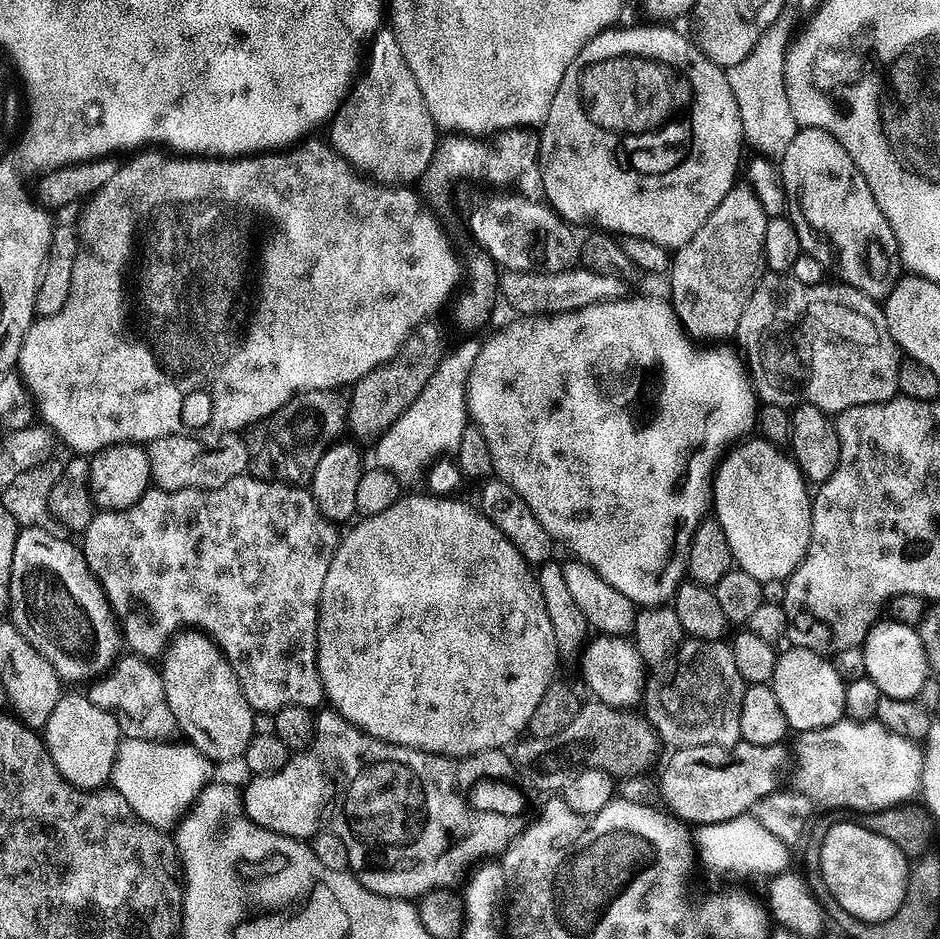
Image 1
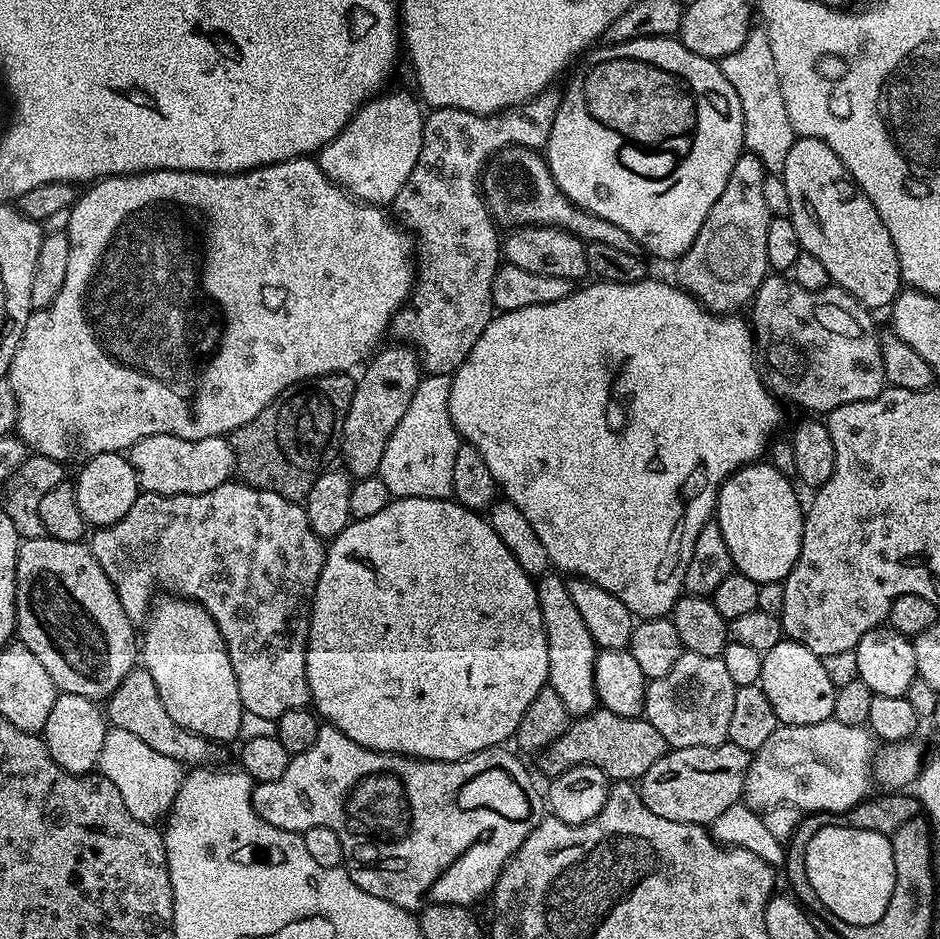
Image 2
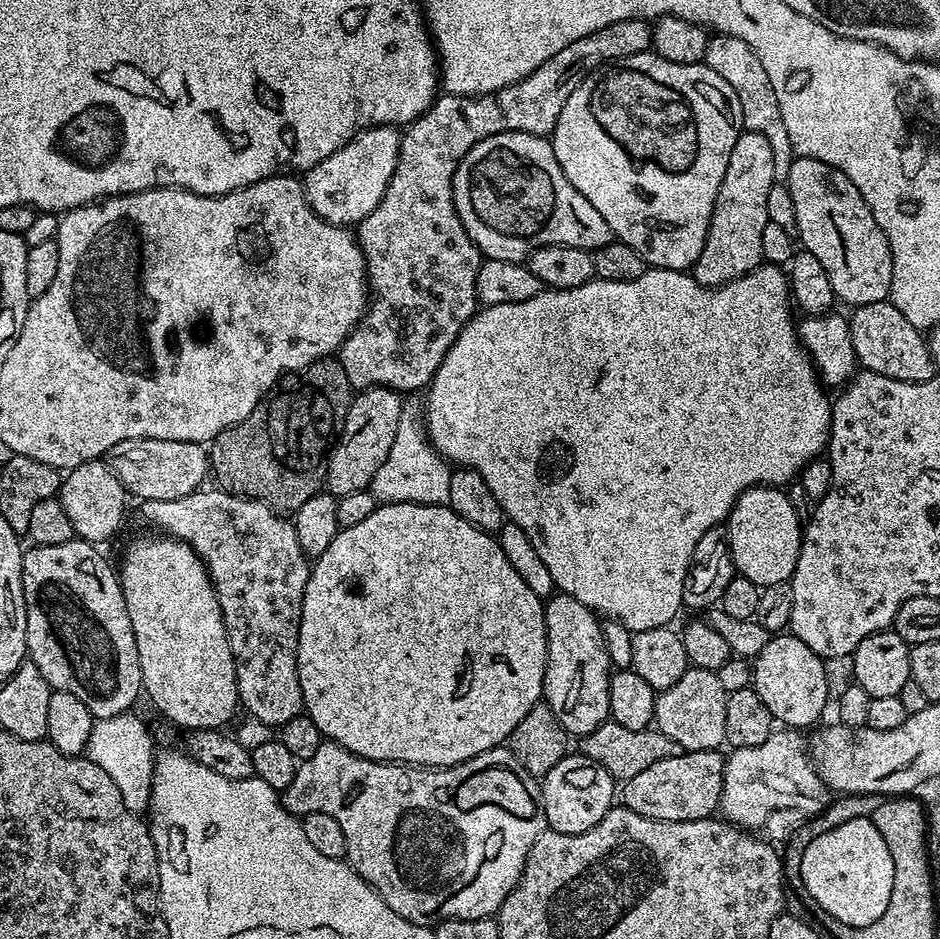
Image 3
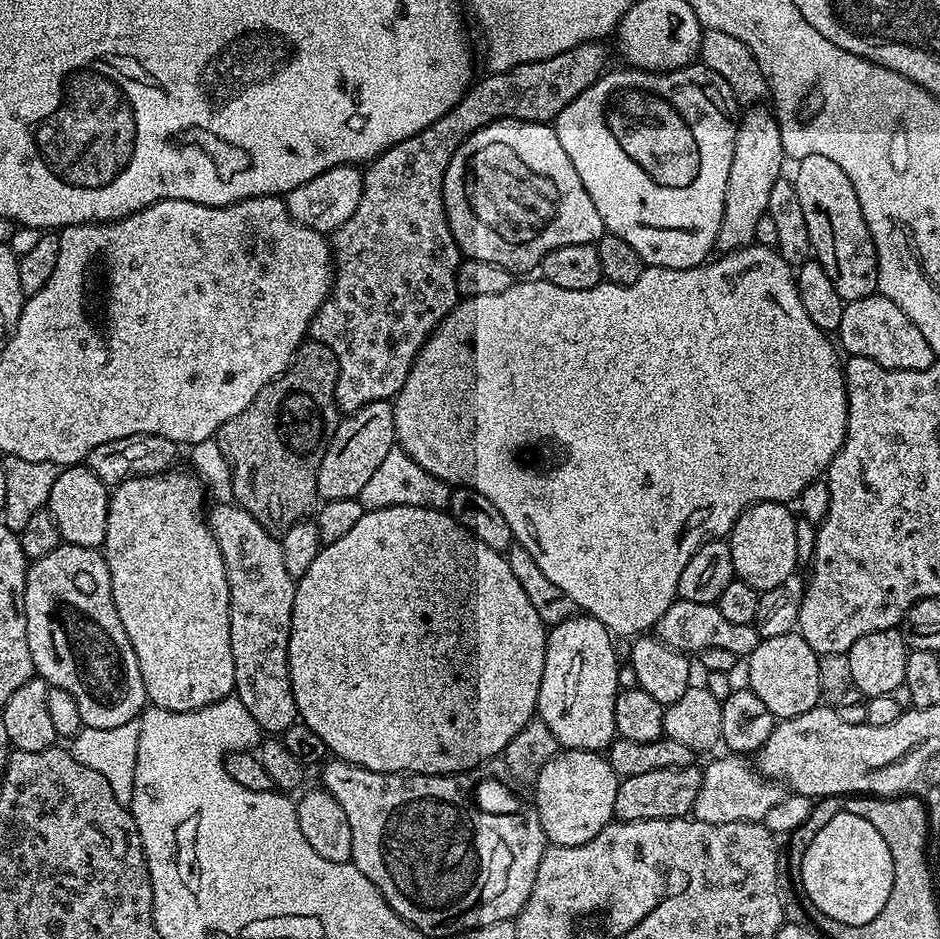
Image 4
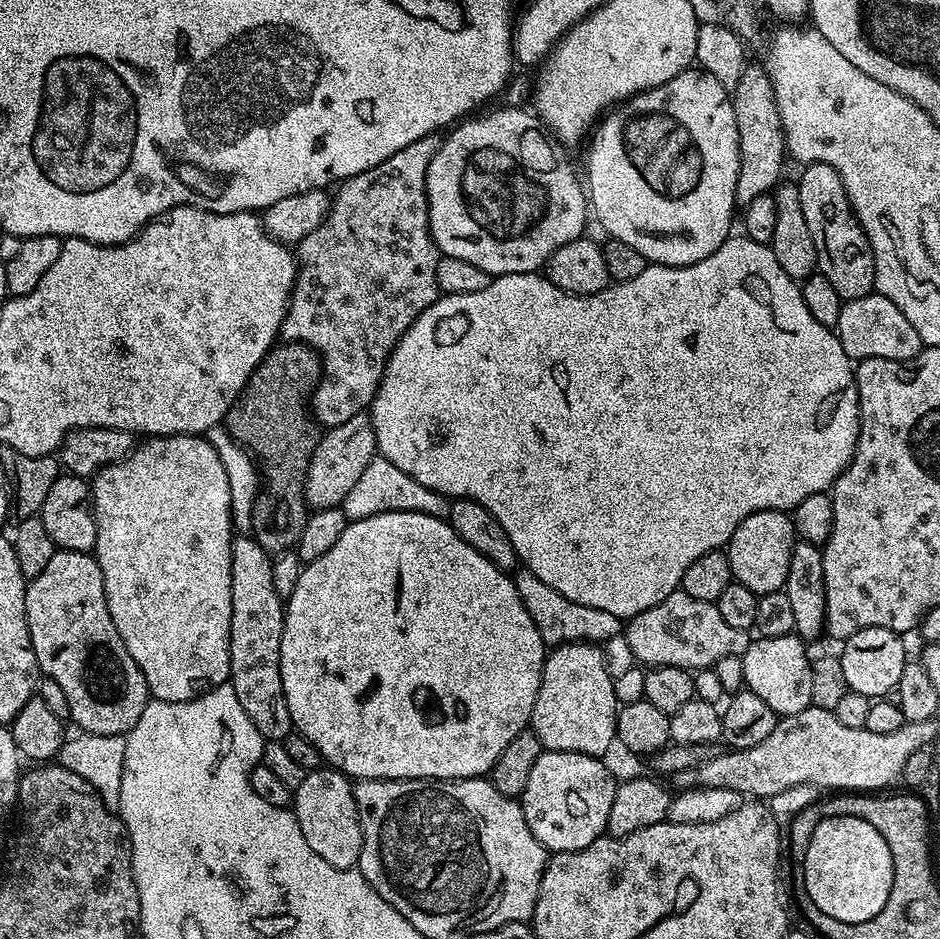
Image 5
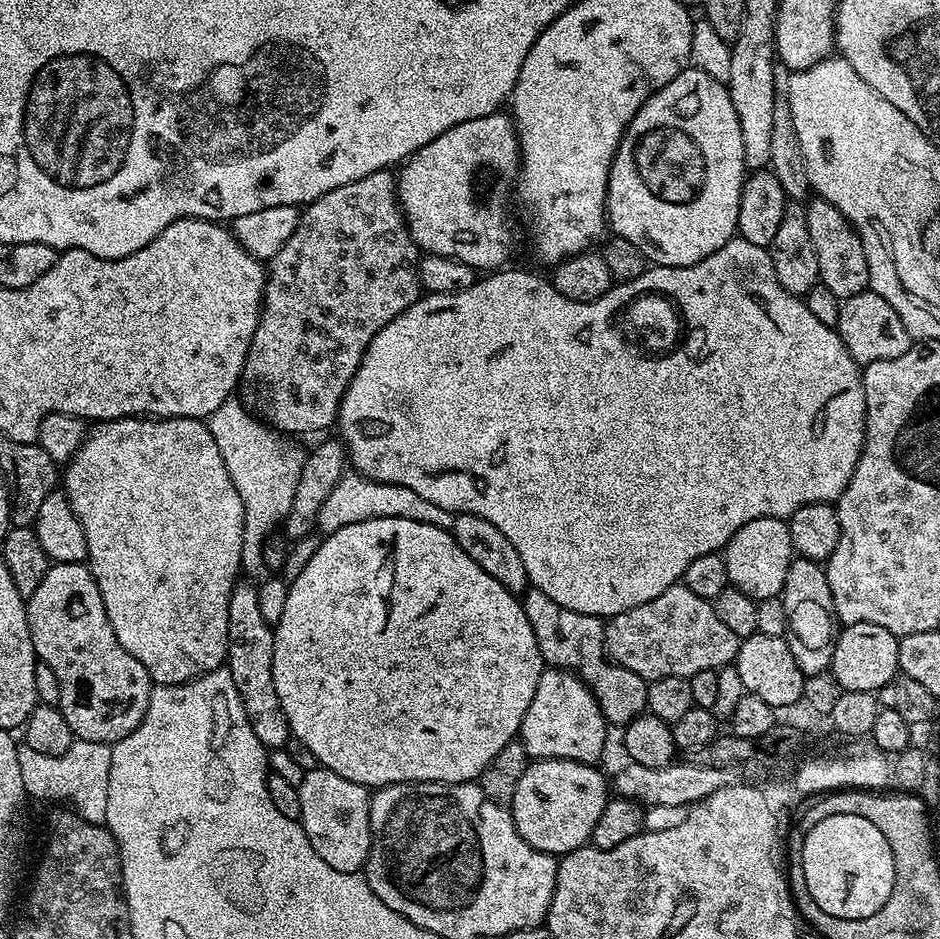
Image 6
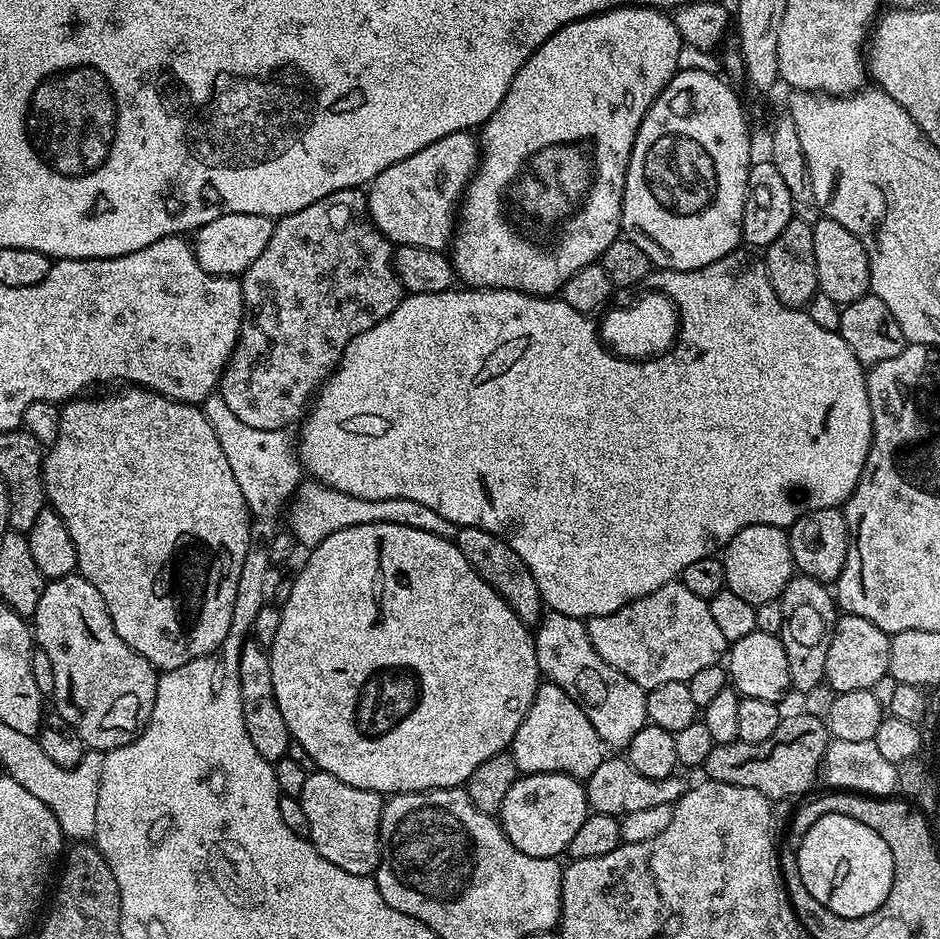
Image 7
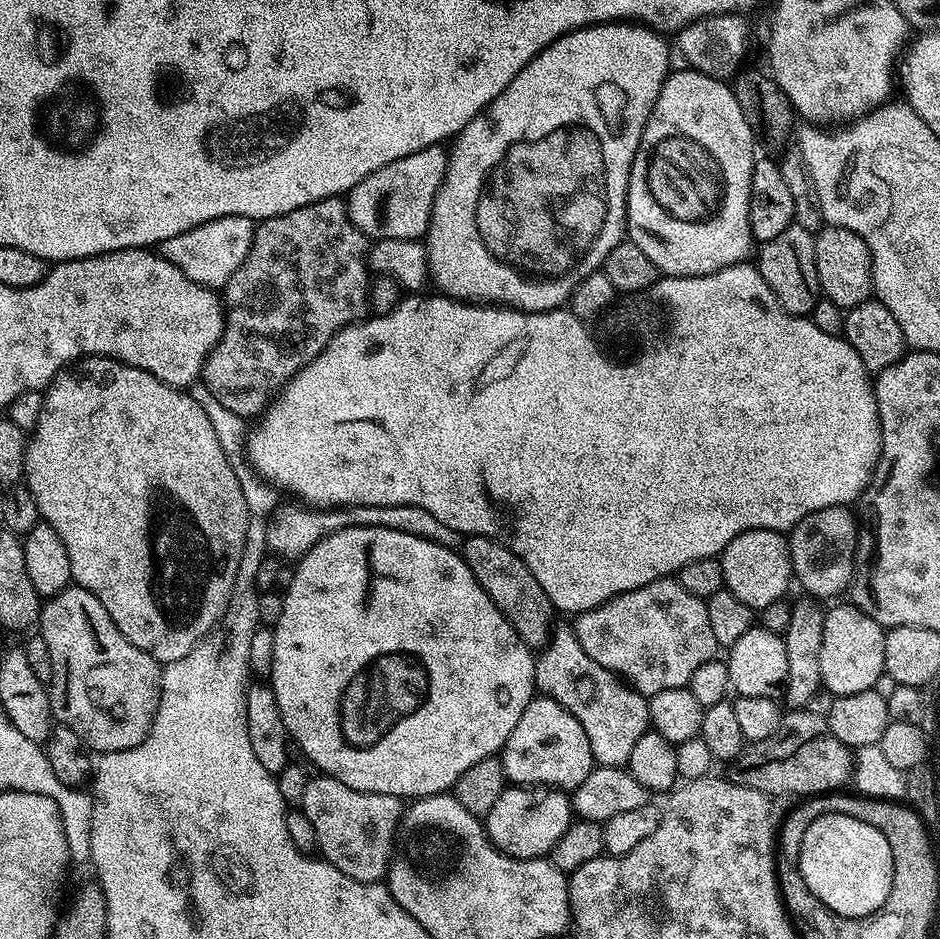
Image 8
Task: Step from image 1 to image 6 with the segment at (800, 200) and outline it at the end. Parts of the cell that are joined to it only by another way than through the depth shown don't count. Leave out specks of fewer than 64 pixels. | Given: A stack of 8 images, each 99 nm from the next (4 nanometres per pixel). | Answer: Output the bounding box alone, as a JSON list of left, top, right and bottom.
[806,198,869,302]

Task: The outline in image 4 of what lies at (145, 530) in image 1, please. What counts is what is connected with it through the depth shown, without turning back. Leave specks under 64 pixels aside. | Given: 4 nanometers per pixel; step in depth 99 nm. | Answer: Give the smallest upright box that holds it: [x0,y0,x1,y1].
[207,503,297,734]

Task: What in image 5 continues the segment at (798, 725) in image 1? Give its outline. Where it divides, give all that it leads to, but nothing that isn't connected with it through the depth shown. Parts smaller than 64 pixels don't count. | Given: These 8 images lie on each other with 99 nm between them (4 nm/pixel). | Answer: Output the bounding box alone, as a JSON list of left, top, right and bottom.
[743,634,813,717]

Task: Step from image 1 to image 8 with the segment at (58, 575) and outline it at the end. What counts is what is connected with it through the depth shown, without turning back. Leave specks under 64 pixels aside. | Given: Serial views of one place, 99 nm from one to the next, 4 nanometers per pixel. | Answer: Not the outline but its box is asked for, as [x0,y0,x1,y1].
[38,586,161,754]

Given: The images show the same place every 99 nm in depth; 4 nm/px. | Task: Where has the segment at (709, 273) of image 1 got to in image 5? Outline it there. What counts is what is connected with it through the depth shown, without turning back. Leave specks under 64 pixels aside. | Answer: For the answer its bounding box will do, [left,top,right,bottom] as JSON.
[731,67,786,205]

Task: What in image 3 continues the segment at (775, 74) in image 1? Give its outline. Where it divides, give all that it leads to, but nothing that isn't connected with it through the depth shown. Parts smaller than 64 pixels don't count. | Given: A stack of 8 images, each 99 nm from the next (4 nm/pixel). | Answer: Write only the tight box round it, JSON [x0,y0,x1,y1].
[703,35,794,181]

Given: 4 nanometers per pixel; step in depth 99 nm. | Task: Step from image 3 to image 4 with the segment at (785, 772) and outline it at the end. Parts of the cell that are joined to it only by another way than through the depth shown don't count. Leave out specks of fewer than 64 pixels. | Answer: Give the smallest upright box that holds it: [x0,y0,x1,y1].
[691,754,786,824]

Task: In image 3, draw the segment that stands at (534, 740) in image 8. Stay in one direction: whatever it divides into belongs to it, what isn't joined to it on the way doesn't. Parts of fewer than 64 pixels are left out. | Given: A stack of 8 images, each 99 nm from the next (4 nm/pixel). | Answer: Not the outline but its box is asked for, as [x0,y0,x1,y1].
[543,594,614,738]

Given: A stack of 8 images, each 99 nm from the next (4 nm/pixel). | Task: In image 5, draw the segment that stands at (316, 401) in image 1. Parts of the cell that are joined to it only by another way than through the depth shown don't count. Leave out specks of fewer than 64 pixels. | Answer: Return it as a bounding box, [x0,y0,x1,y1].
[222,343,322,558]

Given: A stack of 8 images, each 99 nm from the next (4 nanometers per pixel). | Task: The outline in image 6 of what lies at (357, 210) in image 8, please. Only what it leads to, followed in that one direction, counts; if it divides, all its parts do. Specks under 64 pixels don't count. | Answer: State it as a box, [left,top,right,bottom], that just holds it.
[396,110,520,270]

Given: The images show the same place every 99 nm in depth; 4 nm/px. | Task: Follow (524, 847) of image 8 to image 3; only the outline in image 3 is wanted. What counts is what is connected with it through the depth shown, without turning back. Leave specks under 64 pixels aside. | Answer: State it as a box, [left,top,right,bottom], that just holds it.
[540,754,618,834]

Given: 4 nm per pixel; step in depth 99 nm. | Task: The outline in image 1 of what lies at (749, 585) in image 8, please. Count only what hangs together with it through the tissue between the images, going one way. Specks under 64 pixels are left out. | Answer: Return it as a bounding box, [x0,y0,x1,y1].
[711,438,812,582]

